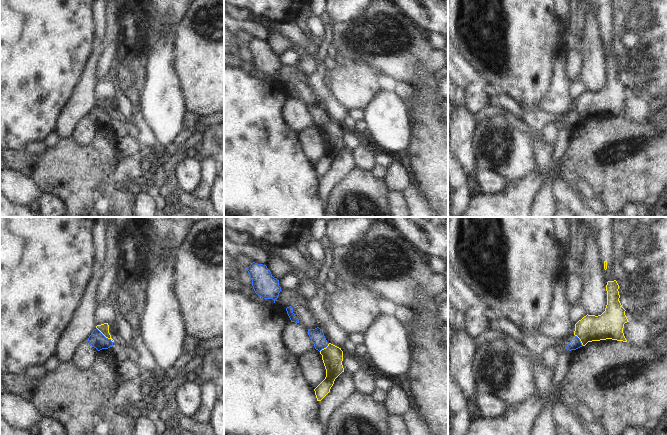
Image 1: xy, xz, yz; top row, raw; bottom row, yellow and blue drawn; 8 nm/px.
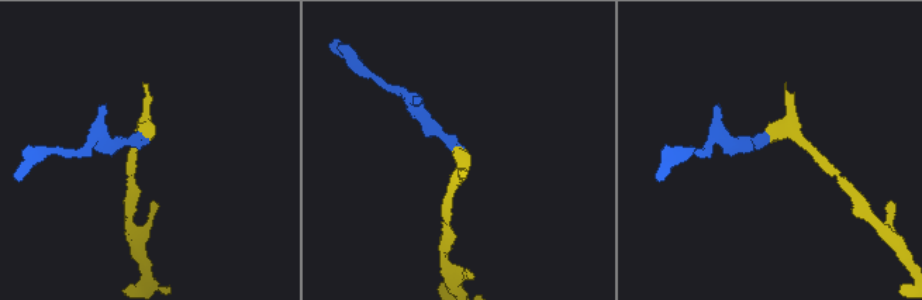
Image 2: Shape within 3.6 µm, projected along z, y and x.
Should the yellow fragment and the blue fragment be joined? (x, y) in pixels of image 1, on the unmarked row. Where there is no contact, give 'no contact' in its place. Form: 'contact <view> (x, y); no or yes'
contact xy (105, 112); no

